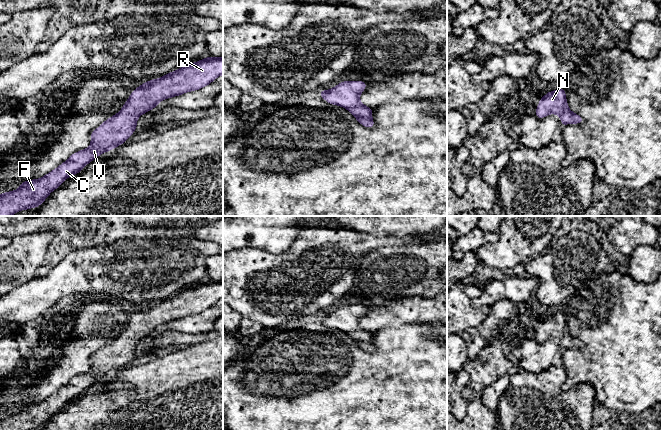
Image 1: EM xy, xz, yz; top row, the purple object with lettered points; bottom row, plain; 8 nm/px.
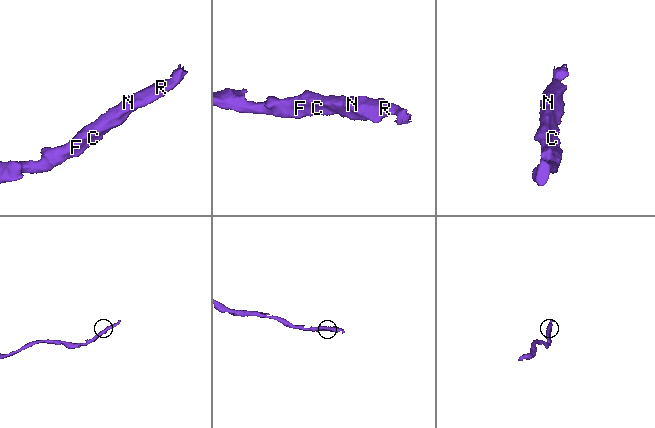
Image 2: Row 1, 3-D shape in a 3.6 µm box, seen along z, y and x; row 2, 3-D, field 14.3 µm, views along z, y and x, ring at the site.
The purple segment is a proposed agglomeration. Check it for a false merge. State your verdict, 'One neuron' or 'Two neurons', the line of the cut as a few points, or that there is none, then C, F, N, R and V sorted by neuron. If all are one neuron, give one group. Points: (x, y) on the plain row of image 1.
One neuron. No split. Groups: C F N R V

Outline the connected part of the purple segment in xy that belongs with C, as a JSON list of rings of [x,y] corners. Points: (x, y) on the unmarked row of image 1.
[[[208,280],[160,302],[144,306],[130,318],[121,334],[91,356],[89,371],[77,375],[57,392],[38,403],[21,406],[19,412],[0,418],[0,430],[40,430],[69,401],[101,378],[111,375],[132,360],[138,341],[160,325],[197,315],[223,299],[223,281]]]

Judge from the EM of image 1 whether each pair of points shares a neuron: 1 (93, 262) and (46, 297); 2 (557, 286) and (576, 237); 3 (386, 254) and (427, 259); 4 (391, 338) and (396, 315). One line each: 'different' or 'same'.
1: same
2: same
3: same
4: different

